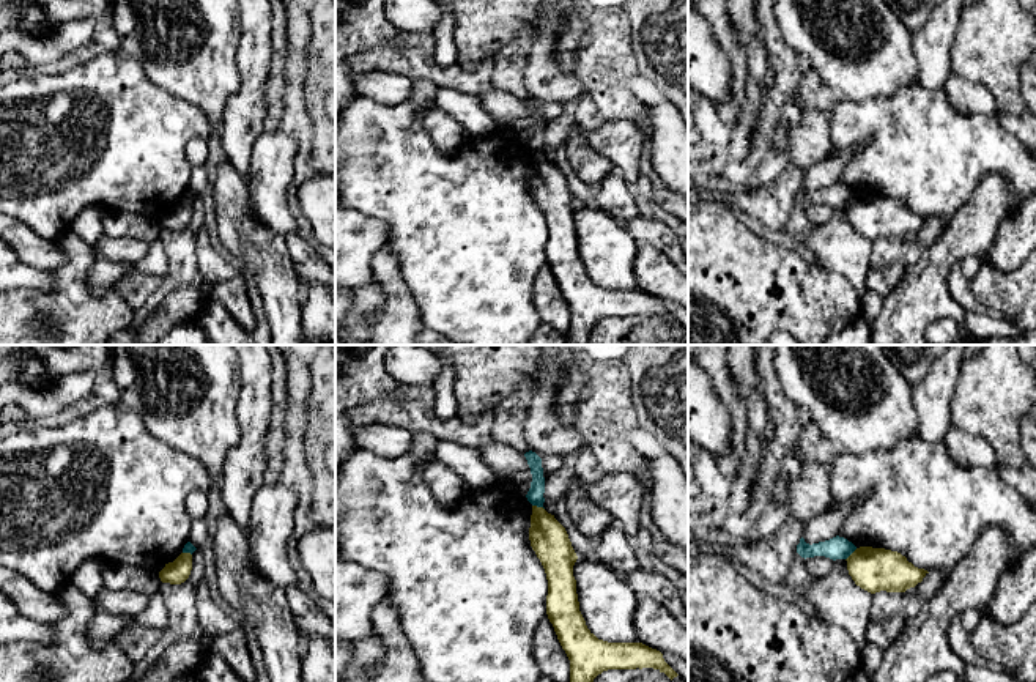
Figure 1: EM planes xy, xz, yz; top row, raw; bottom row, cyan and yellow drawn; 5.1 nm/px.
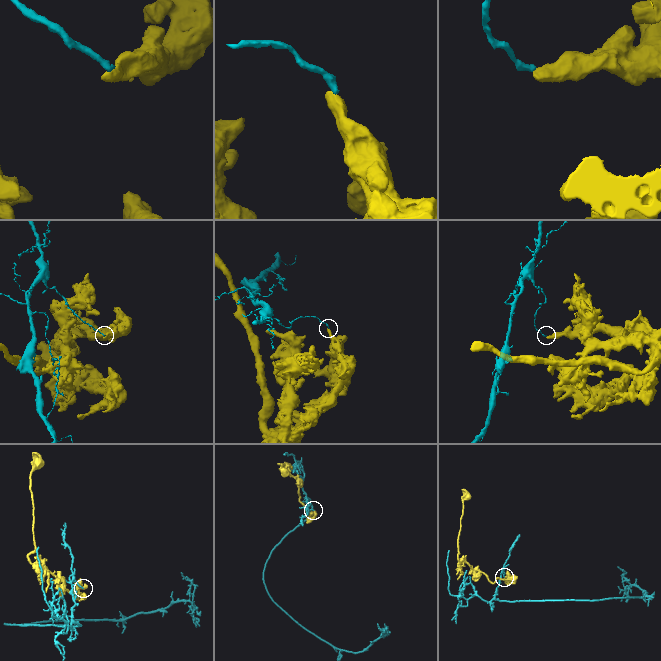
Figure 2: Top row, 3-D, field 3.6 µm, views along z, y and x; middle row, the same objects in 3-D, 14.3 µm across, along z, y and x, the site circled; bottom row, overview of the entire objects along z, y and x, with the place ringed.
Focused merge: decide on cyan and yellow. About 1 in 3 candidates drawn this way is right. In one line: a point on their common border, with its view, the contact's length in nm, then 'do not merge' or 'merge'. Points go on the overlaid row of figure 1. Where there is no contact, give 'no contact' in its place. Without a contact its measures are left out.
meets cyan in xz at (539, 506); contact 70 nm long; do not merge

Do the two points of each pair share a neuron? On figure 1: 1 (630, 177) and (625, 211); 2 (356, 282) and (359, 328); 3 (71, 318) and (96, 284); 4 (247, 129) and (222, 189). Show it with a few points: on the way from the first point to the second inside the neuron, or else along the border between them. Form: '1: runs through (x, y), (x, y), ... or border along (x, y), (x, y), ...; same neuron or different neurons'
1: border along (614, 169), (632, 189); different neurons
2: runs through (359, 293), (359, 317); same neuron
3: border along (96, 254), (88, 271), (88, 287), (99, 296); different neurons
4: border along (227, 159), (243, 177); different neurons

